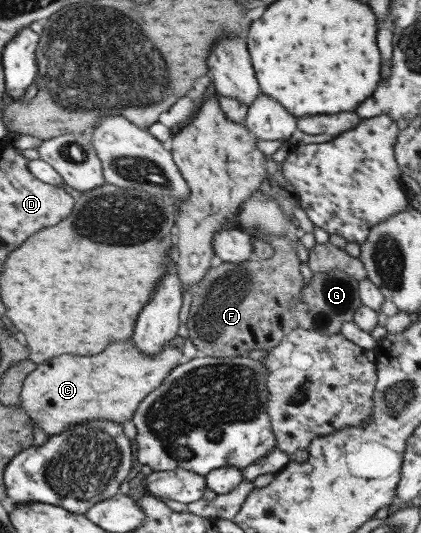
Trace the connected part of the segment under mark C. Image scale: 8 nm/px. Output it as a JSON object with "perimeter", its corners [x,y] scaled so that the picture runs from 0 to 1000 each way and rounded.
{"perimeter":[[[283,640],[221,668],[152,664],[88,685],[52,722],[45,760],[112,816],[154,812],[169,797],[249,786],[292,795],[316,786],[328,760],[373,730],[401,700],[430,683],[430,655],[392,647],[387,662],[363,670],[316,651],[316,640]]]}

